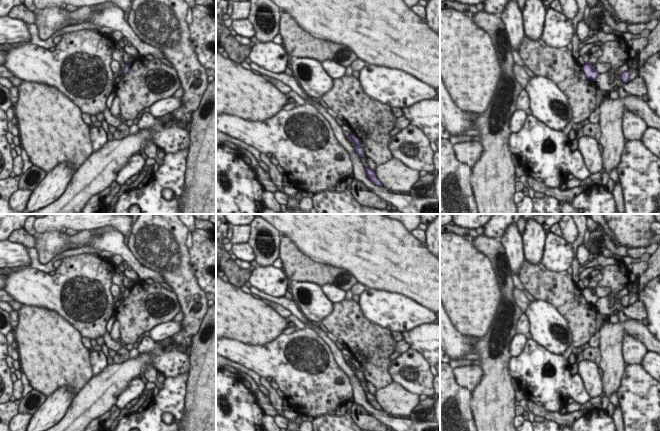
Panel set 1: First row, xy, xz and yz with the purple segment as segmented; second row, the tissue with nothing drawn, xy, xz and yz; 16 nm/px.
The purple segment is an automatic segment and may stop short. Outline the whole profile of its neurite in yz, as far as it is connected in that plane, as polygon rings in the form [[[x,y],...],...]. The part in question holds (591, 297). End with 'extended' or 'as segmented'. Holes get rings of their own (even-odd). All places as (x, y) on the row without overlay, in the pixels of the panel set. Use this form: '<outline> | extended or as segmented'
[[[589,286],[585,287],[584,290],[584,296],[587,300],[588,303],[590,303],[591,305],[595,305],[595,303],[597,302],[597,300],[599,299],[598,295],[594,292],[594,290],[592,290]]] | as segmented

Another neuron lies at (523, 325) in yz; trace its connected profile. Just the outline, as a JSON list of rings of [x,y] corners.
[[[523,313],[518,319],[516,326],[516,334],[526,335],[530,331],[530,322],[526,313]]]

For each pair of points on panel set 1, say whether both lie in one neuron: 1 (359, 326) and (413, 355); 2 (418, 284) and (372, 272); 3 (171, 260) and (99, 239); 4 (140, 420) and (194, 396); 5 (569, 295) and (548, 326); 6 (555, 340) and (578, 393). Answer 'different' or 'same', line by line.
1: different
2: same
3: different
4: different
5: different
6: different

